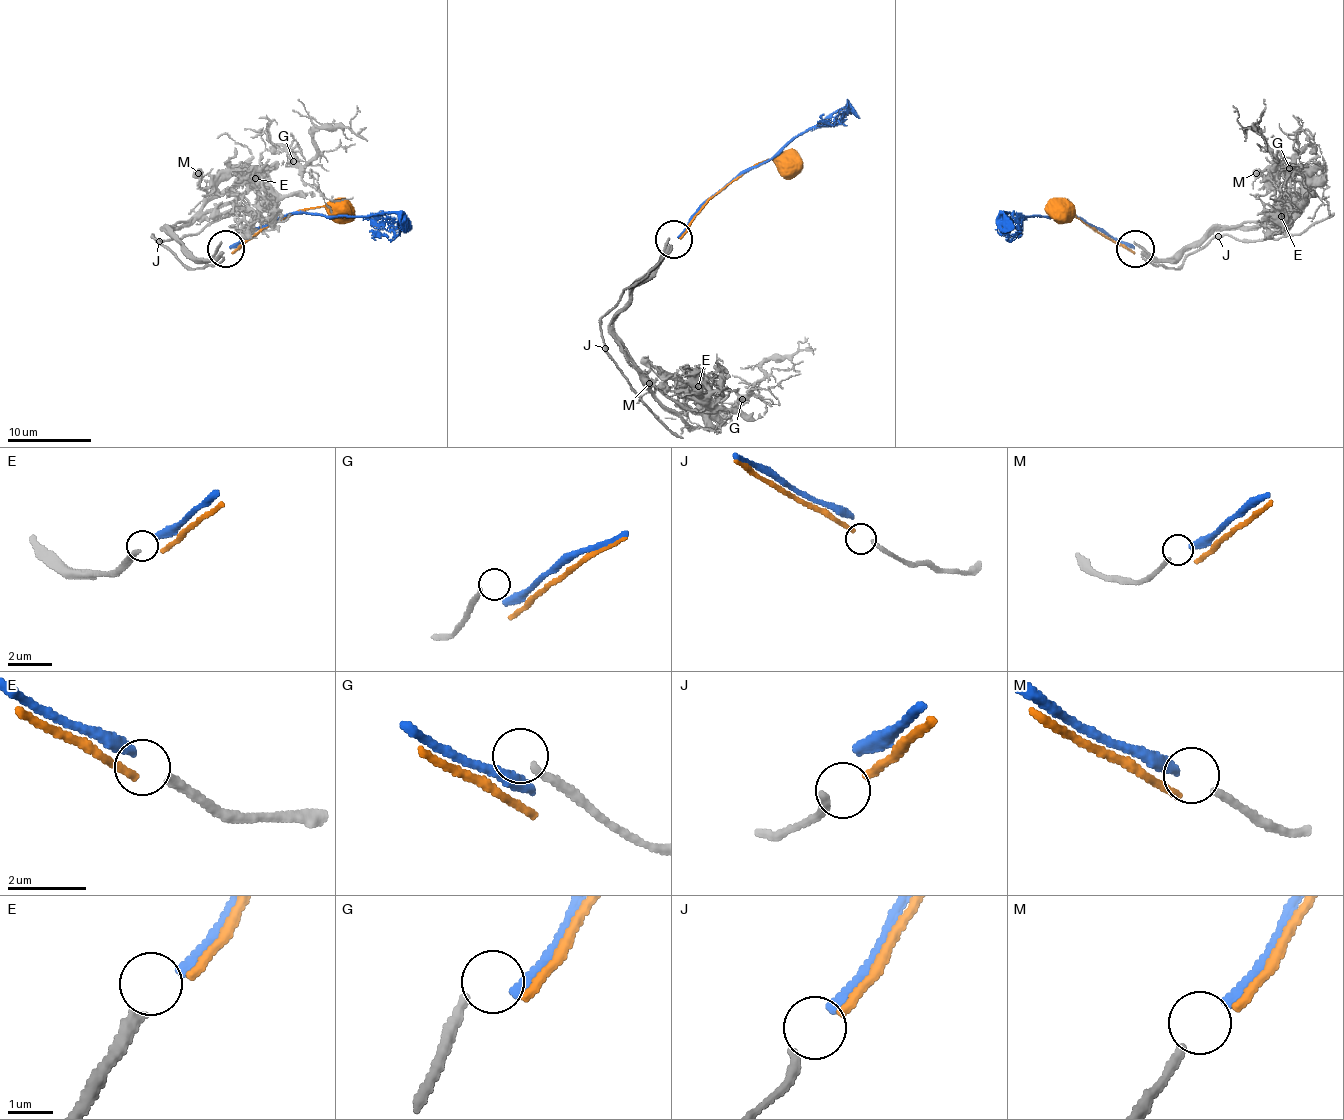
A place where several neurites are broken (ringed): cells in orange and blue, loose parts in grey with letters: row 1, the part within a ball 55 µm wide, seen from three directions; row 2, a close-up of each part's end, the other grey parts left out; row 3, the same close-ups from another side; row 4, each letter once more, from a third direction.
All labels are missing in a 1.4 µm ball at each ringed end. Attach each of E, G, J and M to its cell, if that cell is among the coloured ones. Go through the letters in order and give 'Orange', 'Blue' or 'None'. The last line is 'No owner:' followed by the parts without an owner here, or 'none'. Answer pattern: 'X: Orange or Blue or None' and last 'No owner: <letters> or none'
E: None
G: None
J: Orange
M: Blue
No owner: E, G

